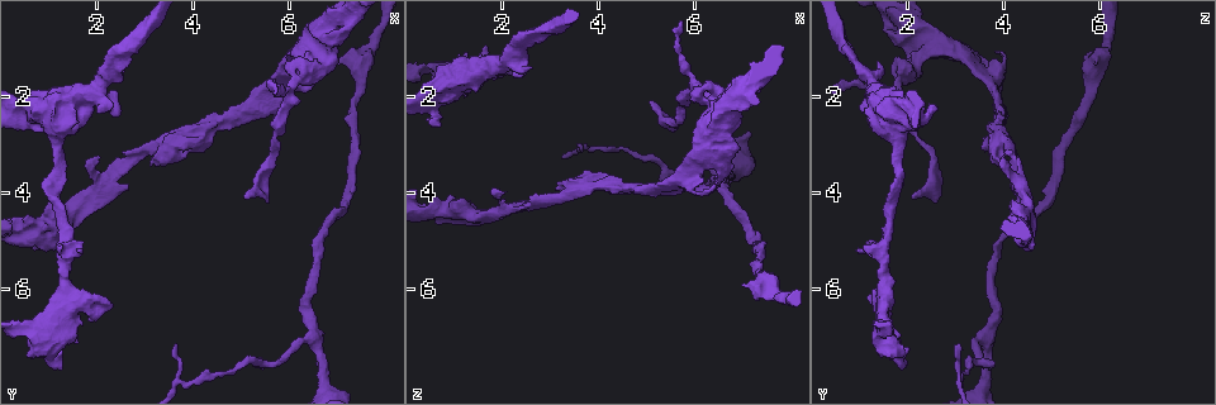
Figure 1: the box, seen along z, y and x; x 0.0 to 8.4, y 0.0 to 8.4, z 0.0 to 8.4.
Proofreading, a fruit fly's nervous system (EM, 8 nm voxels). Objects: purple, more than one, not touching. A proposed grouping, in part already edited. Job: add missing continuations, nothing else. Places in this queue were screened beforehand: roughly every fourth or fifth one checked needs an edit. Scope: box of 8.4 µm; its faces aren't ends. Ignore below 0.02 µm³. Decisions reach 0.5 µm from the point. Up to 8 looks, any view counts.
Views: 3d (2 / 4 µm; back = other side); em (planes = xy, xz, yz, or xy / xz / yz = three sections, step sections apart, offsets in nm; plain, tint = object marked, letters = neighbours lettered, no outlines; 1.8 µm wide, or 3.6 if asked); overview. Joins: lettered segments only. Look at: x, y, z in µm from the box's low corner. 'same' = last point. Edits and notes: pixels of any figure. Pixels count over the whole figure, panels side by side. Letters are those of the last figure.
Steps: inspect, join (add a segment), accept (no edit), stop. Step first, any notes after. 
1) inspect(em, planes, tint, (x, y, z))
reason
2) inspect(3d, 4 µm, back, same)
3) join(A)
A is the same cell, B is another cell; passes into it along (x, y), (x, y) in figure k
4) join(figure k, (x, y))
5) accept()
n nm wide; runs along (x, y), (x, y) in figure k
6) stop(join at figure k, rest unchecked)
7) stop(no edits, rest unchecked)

inspect(em, yz, step 8, tint, (2.05, 3.25, 3.95))
tapers out

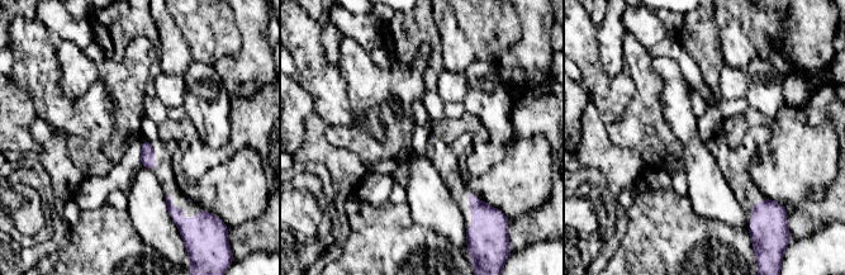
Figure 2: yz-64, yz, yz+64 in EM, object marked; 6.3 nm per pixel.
inspect(em, planes, letters, same)
another direction

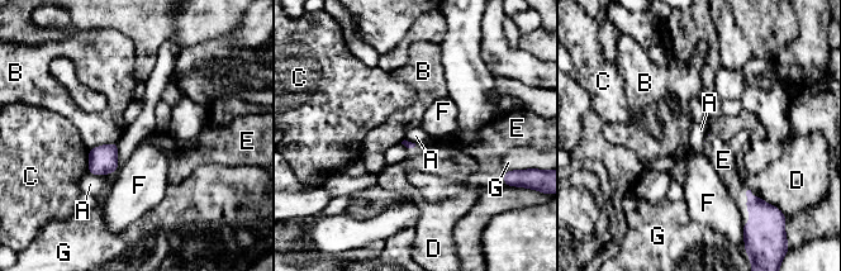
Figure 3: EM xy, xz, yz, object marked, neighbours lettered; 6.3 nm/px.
join(E)
B touches over 200 nm; E is the same cell, A, B, C, D, F and G are other cells; it goes on there

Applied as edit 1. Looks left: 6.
inspect(overview)
see it whole again

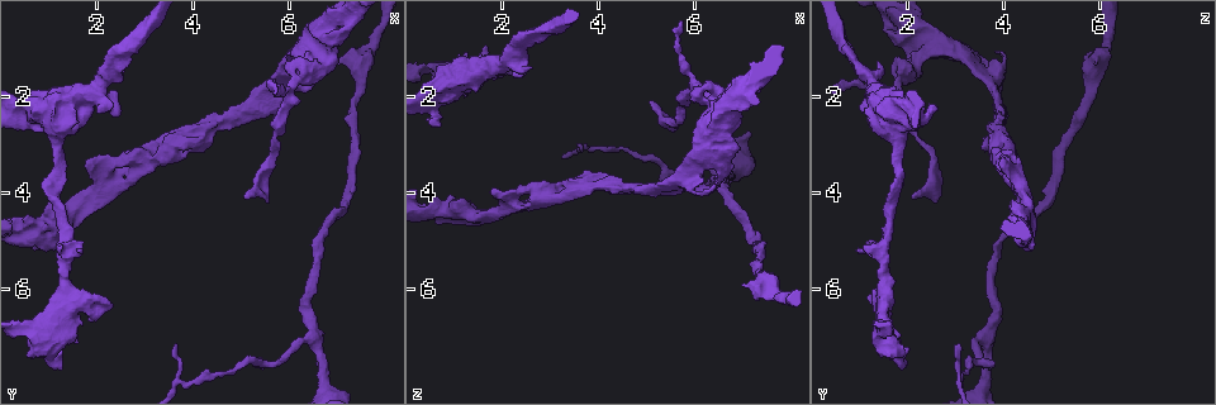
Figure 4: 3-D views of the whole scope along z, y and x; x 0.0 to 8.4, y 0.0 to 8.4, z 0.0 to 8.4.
inspect(3d, 4 µm, (1.55, 5.25, 0.95))
an open end

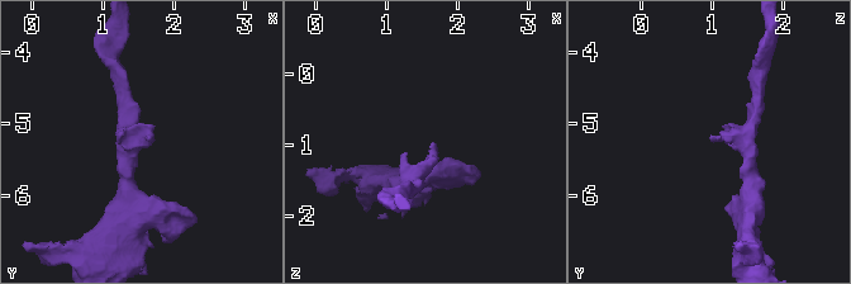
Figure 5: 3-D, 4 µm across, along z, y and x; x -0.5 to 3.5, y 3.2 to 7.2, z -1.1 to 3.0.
inspect(em, planes, letters, (1.65, 5.25, 1.00))

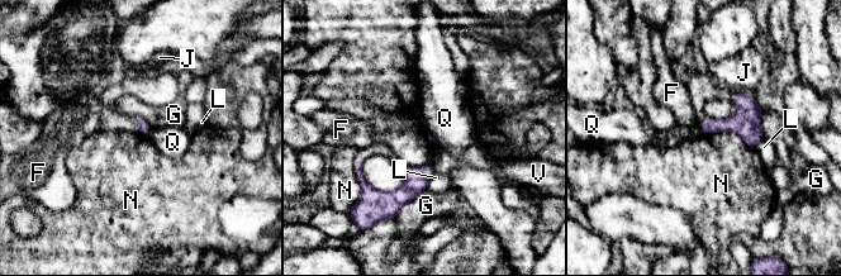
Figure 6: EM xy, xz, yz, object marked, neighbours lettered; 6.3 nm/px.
accept()
N touches over 340 nm; F, G, J, L, N, Q and V are other cells; border along (703, 133), (733, 131), (752, 148) in figure 6; none of them fits

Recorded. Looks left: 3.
inspect(em, 3.6 µm, yz, step 8, letters, (3.65, 7.20, 3.15))
branch stops here

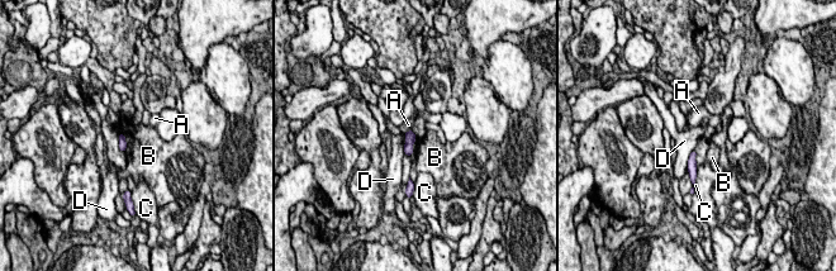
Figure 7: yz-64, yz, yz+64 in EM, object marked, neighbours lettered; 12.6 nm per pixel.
inspect(em, 3.6 µm, xz, step 16, letters, same)
cut it another way

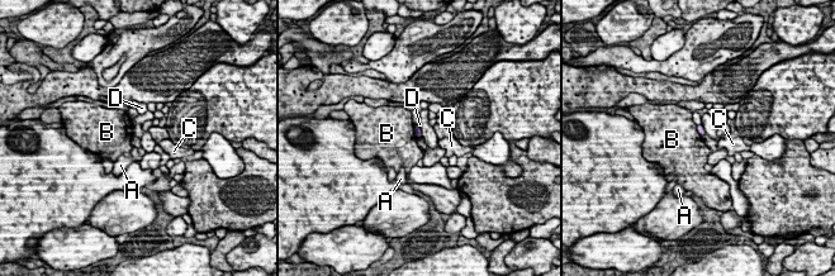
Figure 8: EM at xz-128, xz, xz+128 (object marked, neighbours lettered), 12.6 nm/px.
accept()
90 nm wide; A, B, C and D are other cells; border along (413, 125), (417, 137) in figure 8; none of them fits

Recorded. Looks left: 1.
stop(join at figure 3, rest unchecked)

